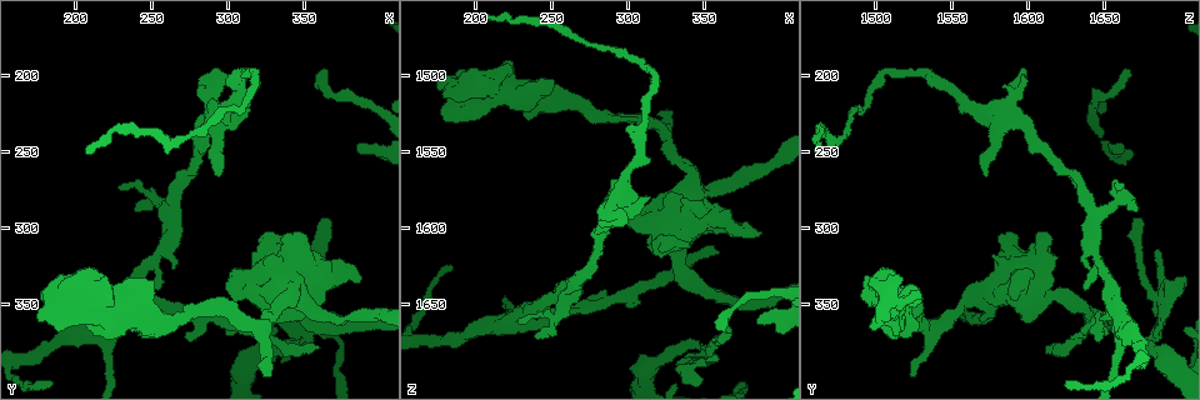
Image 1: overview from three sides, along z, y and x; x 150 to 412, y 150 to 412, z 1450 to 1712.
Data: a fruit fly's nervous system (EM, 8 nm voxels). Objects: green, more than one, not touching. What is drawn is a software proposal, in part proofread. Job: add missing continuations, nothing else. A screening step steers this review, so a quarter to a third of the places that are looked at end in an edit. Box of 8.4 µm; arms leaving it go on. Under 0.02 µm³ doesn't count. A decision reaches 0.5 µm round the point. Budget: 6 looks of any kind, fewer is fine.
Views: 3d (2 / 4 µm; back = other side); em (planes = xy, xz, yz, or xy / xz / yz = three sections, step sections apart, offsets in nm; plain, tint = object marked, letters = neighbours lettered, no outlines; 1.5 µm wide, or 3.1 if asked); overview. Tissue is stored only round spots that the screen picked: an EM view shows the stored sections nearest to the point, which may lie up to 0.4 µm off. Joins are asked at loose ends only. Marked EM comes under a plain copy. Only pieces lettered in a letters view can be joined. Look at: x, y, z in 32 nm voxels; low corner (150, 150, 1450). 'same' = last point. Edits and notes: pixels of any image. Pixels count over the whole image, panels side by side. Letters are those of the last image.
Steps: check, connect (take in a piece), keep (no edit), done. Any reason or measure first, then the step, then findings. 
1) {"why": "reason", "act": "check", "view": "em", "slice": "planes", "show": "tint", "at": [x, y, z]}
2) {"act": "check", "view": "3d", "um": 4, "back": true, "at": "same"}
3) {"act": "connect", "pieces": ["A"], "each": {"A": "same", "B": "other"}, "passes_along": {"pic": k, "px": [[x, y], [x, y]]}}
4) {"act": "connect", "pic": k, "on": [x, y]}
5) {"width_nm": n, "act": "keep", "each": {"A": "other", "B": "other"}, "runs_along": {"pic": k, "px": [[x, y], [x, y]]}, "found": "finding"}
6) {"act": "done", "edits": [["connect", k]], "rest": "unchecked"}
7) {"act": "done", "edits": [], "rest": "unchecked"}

{"why": "free end", "act": "check", "view": "em", "slice": "planes", "show": "tint", "at": [292, 266, 1572]}

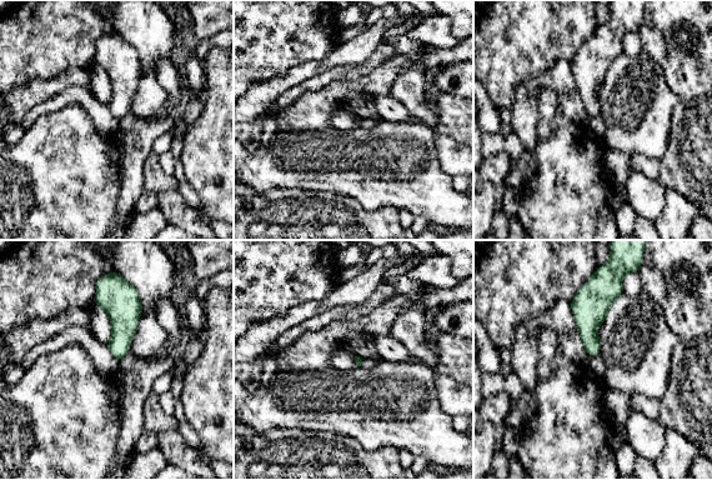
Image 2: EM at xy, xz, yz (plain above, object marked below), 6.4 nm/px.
{"why": "what lies round it", "act": "check", "view": "em", "slice": "planes", "show": "letters", "at": "same"}

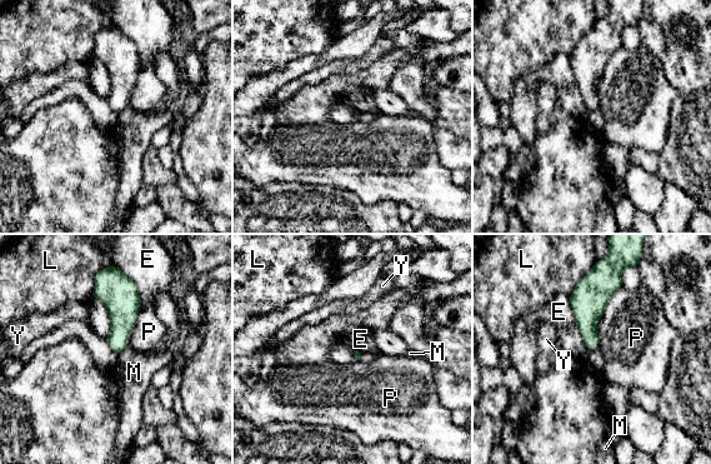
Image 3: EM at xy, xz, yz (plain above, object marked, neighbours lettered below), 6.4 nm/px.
{"act": "keep", "each": {"E": "other", "L": "other", "M": "other", "P": "other", "Y": "other"}, "found": "no lettered piece goes on from it"}

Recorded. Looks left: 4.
{"why": "branch stops here", "act": "check", "view": "3d", "um": 2, "at": [386, 336, 1604]}

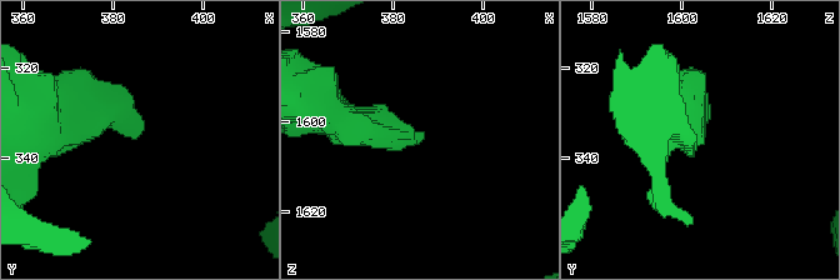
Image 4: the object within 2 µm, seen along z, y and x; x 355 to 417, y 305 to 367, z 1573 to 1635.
{"act": "check", "view": "em", "slice": "planes", "show": "letters", "at": [385, 336, 1605]}

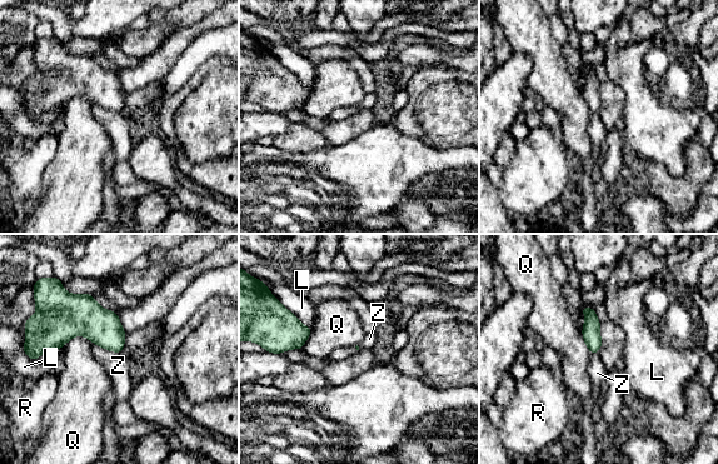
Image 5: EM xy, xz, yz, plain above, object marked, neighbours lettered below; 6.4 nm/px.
{"act": "keep", "each": {"L": "other", "Q": "other", "R": "other", "Z": "other"}, "found": "none of them fits"}

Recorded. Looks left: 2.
{"act": "done", "edits": [], "rest": "unchecked"}

